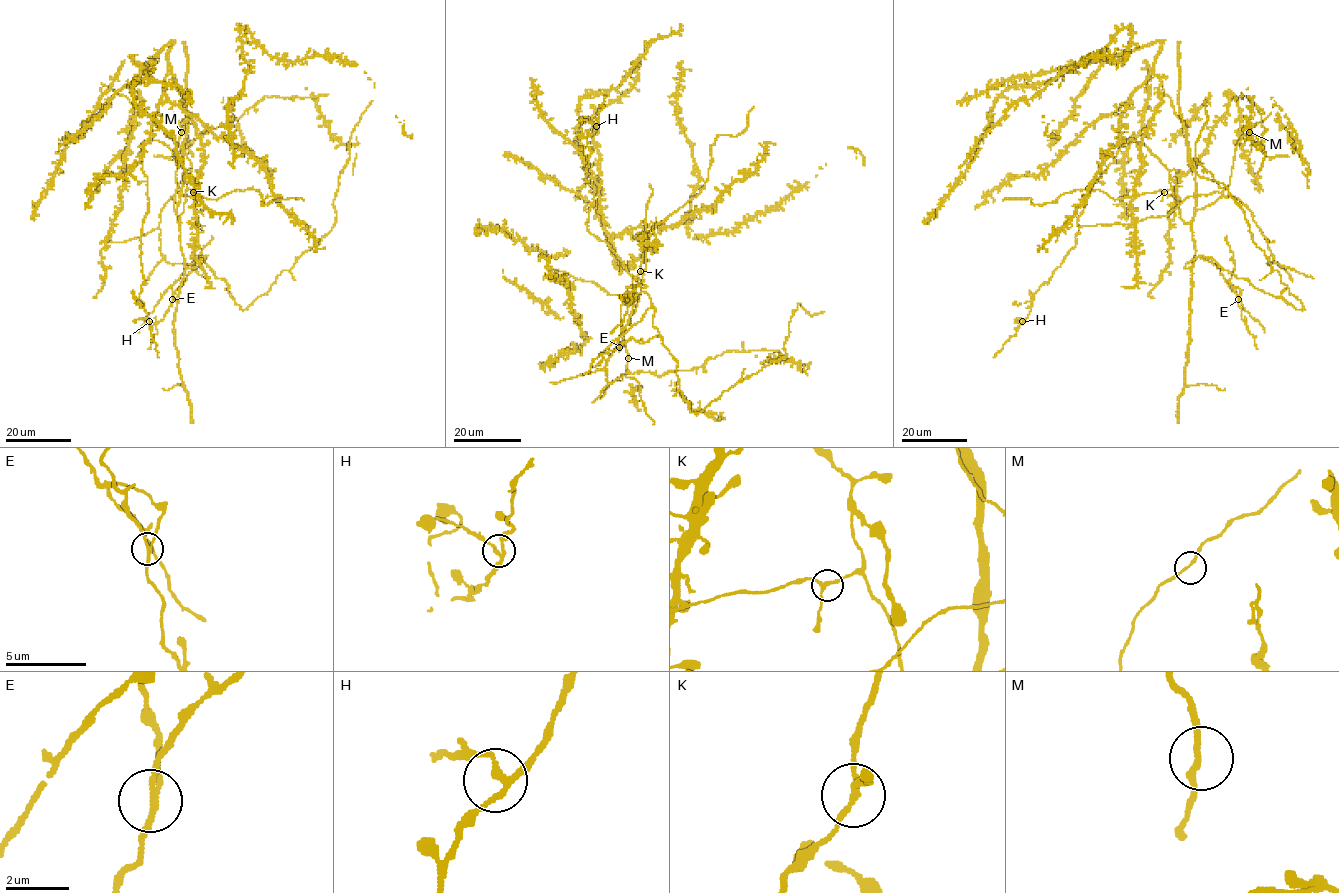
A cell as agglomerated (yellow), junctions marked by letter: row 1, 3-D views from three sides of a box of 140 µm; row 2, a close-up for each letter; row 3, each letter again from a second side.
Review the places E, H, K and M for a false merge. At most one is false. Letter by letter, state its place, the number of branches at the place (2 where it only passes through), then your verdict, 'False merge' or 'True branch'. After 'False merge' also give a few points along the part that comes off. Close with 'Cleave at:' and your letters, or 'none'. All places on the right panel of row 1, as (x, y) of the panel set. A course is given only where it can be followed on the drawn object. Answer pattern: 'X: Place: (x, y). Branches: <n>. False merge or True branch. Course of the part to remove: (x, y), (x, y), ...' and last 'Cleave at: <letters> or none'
E: Place: (1238, 299). Branches: 3. False merge. Course of the part to remove: (1238, 299), (1229, 281), (1234, 260), (1226, 235)
H: Place: (1022, 321). Branches: 3. True branch
K: Place: (1164, 192). Branches: 3. True branch
M: Place: (1249, 132). Branches: 2. True branch
Cleave at: E

